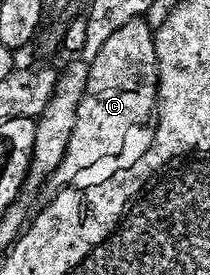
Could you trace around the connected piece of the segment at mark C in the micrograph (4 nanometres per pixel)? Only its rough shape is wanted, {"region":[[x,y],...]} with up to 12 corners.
{"region":[[148,19],[124,23],[89,65],[65,186],[113,156],[157,103]]}

